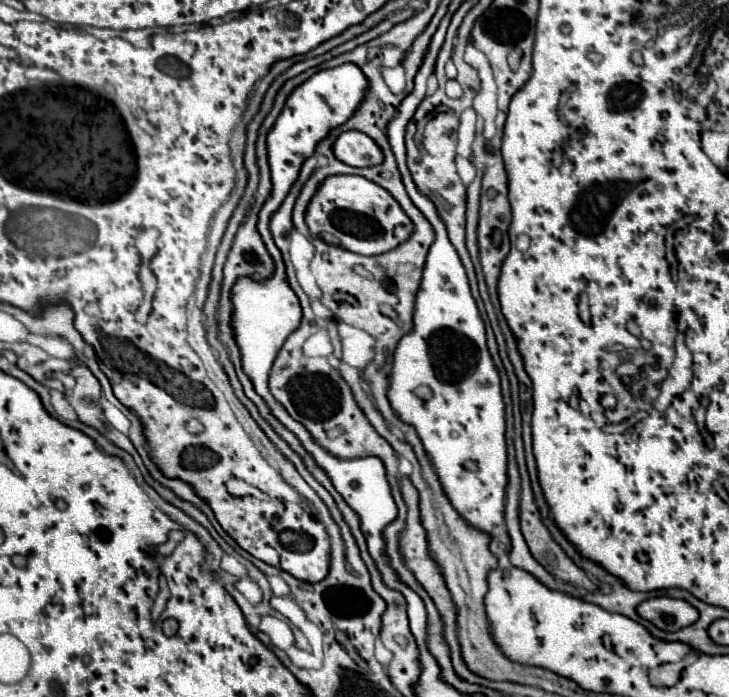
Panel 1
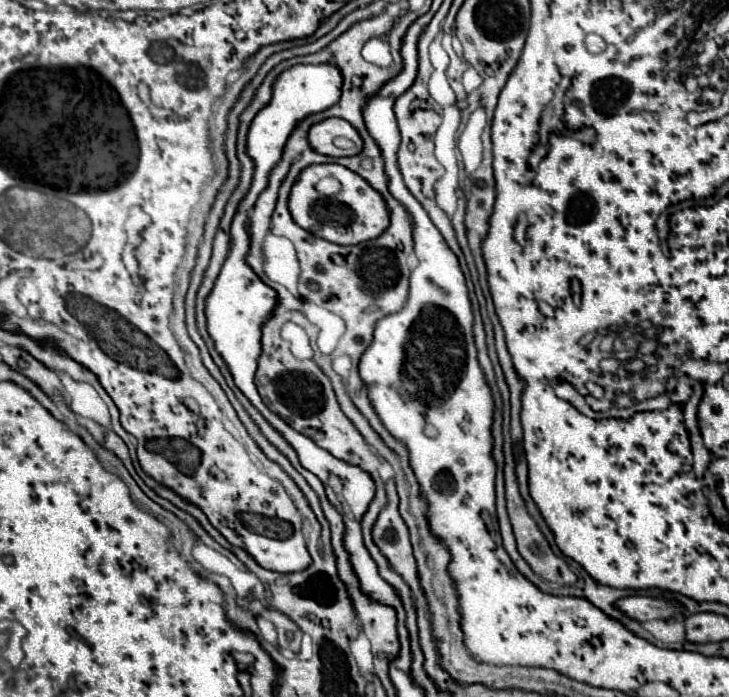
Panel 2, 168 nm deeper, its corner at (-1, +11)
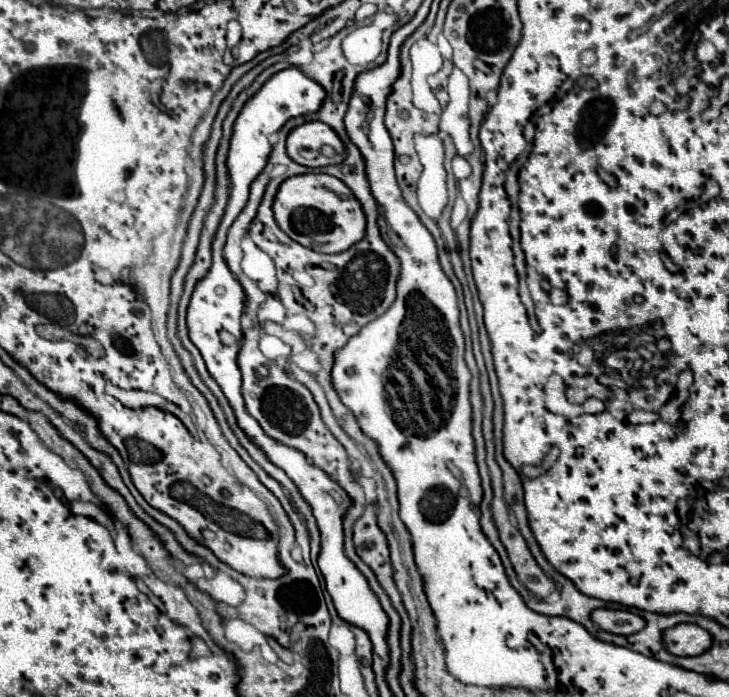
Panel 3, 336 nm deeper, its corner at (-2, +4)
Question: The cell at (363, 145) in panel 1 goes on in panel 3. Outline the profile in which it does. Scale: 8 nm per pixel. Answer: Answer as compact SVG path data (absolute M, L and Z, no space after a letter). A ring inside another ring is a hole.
M309 121L291 131L287 153L293 161L307 167L325 167L341 163L347 157L345 143L323 121Z

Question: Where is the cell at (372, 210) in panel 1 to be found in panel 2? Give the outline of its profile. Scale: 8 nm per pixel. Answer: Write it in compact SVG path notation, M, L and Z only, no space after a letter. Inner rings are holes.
M312 164L308 168L304 168L298 176L298 180L292 184L290 196L288 196L288 212L292 216L292 220L304 228L306 232L324 238L332 244L360 244L364 240L372 240L378 238L390 224L388 218L388 208L382 200L382 196L364 180L360 178L356 172L340 166L340 164ZM332 176L342 184L342 190L328 198L322 196L320 192L316 192L316 182Z

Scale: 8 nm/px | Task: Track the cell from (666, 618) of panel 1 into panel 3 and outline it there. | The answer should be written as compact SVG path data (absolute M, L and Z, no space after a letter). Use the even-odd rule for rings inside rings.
M595 609L591 619L601 625L601 629L619 635L633 635L647 625L641 615L635 615L627 609Z

